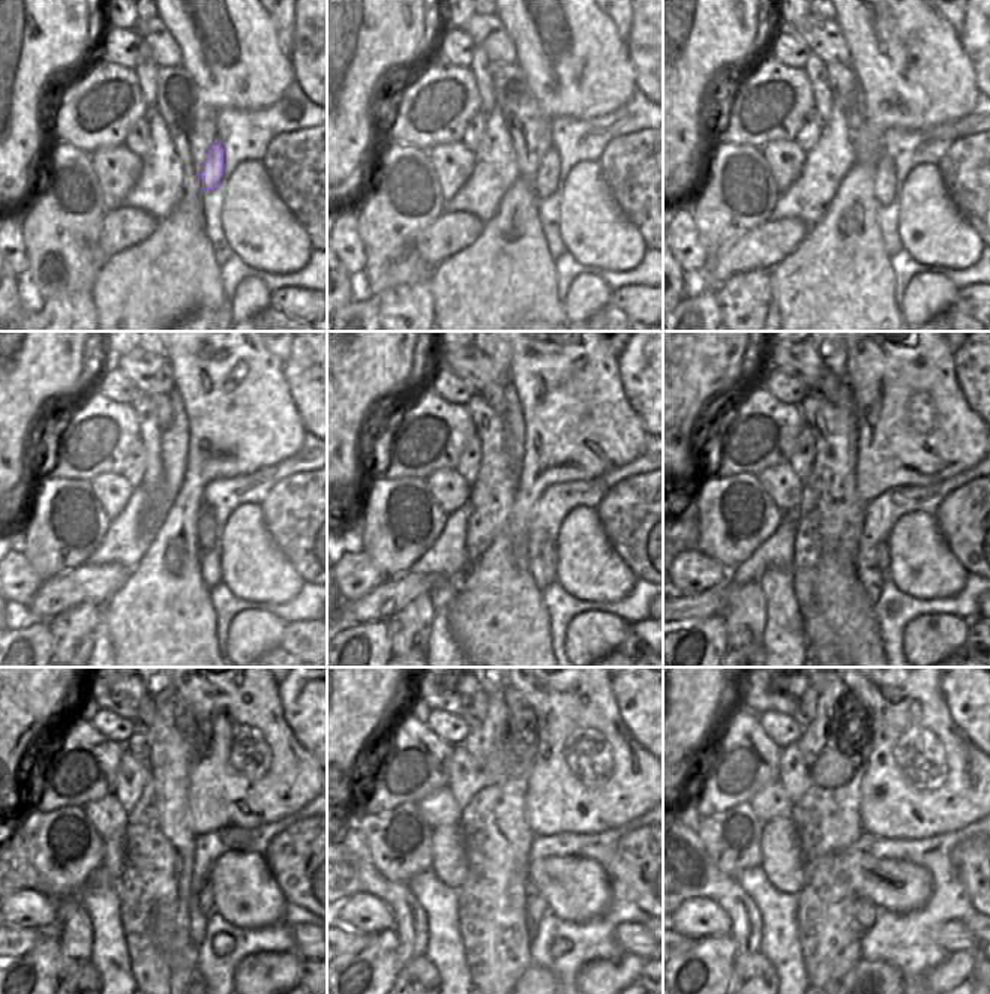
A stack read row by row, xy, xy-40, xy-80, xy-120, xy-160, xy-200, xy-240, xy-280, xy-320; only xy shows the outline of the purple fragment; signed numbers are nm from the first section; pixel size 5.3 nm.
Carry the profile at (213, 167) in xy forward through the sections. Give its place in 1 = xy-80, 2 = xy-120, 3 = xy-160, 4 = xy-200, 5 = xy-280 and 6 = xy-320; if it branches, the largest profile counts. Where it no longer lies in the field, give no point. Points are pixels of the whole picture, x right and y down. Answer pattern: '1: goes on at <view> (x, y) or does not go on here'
1: goes on at xy-80 (884, 168)
2: goes on at xy-120 (206, 529)
3: goes on at xy-160 (548, 550)
4: goes on at xy-200 (882, 558)
5: goes on at xy-280 (536, 906)
6: goes on at xy-320 (866, 913)

